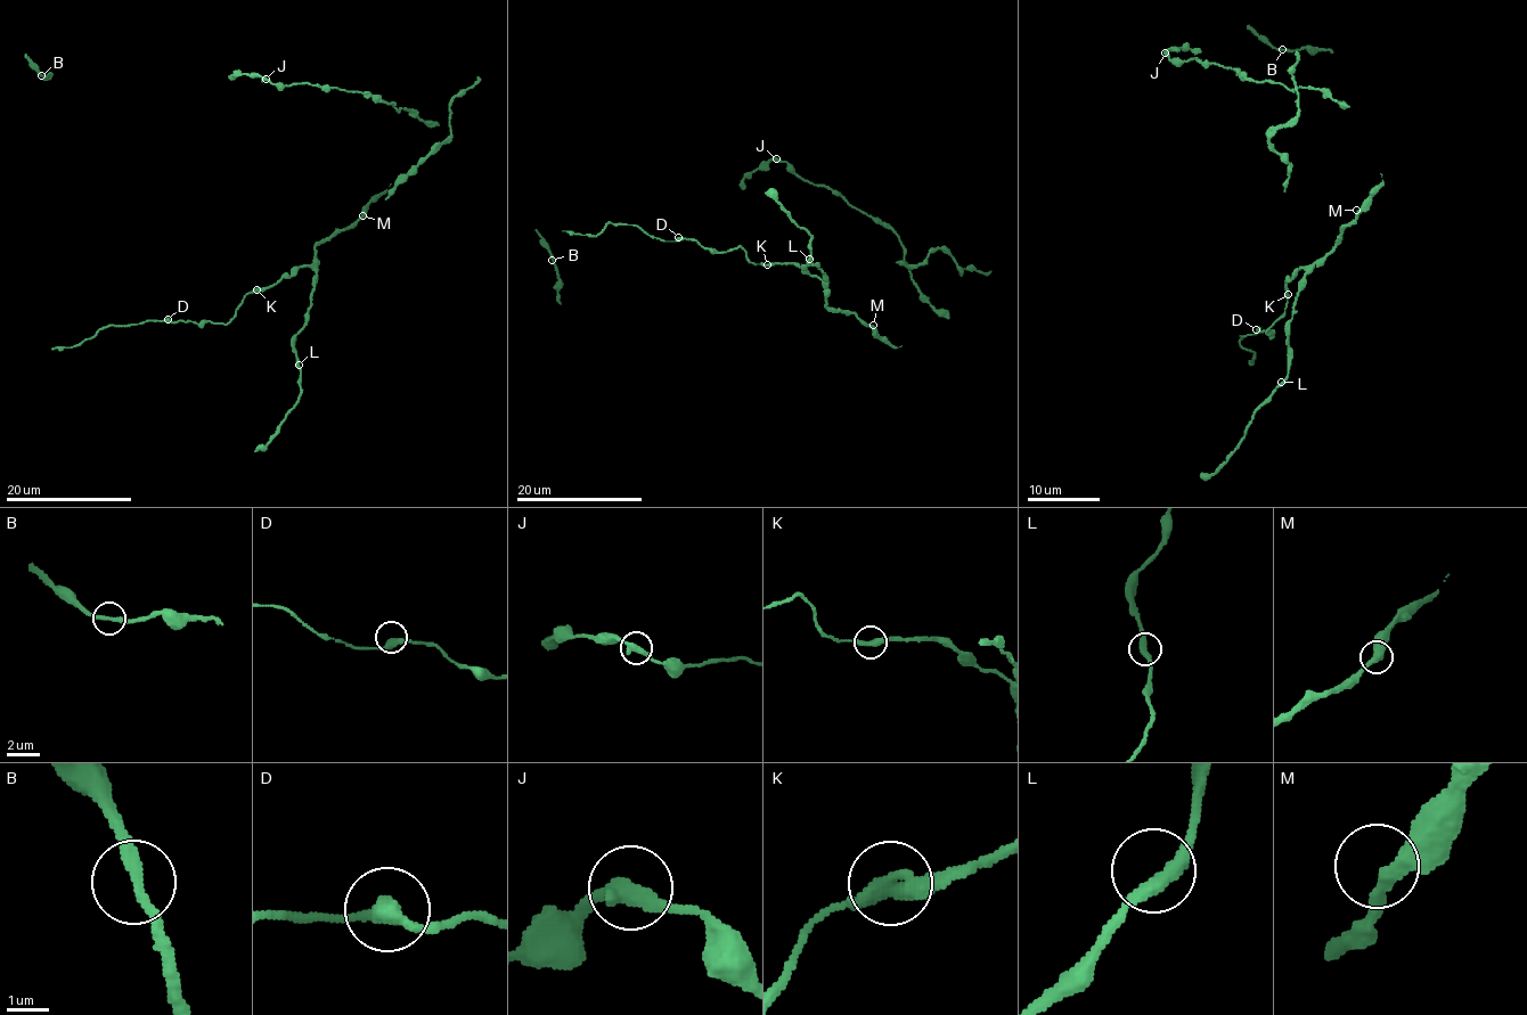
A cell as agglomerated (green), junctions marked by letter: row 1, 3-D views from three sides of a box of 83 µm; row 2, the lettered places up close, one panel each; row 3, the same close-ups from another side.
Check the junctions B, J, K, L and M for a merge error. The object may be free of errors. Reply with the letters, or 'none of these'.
K

